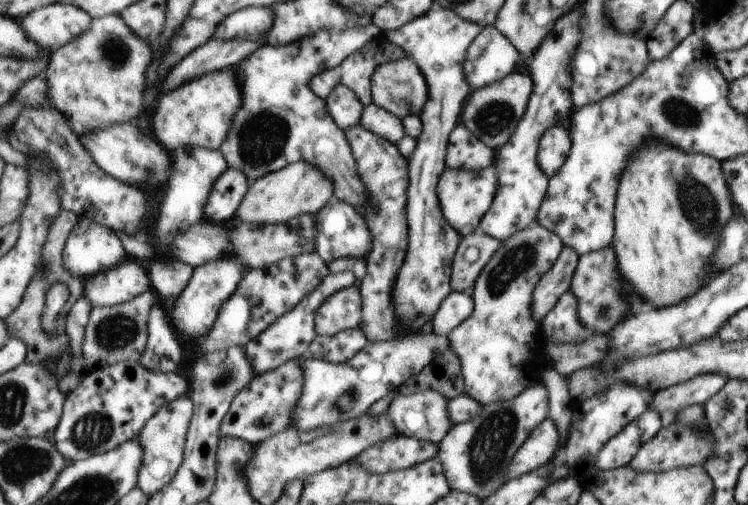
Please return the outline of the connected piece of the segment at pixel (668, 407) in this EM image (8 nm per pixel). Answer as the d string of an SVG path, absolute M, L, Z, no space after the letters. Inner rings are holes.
M713 372L697 375L685 383L655 391L648 408L661 416L661 423L666 427L674 422L678 411L694 405L705 405L725 384L726 380Z

